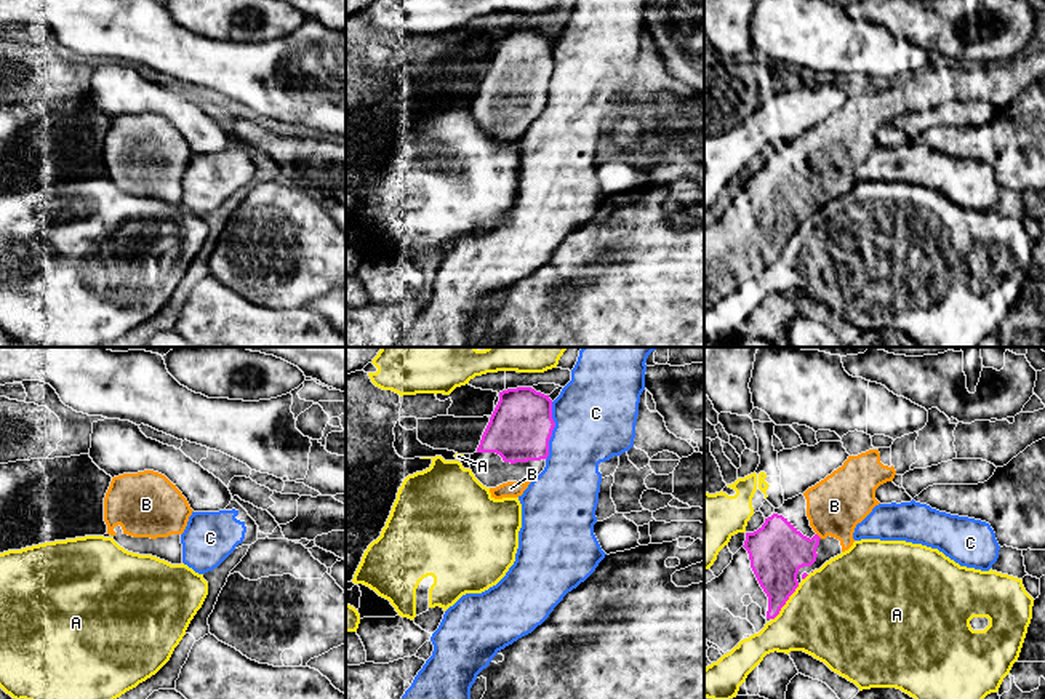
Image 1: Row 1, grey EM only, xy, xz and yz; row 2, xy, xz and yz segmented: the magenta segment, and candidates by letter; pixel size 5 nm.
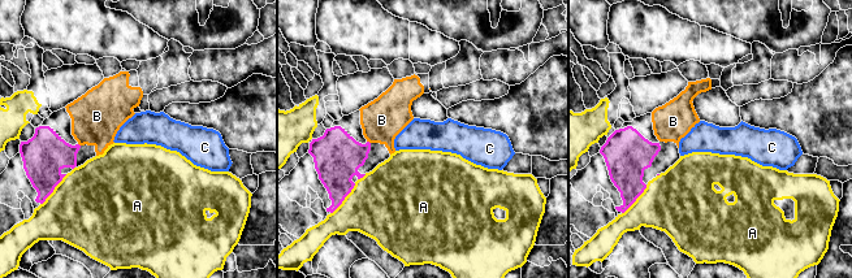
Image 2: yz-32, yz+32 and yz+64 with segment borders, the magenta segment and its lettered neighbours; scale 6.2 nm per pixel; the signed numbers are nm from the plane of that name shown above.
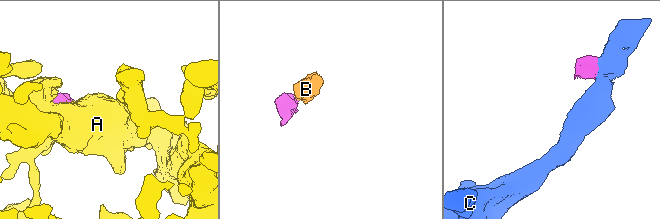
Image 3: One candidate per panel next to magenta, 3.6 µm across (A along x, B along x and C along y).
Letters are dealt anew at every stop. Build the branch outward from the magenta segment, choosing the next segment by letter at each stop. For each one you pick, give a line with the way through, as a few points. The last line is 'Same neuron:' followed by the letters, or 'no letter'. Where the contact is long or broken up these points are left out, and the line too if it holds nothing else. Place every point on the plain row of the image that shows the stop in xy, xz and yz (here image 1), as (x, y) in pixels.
Same neuron: B

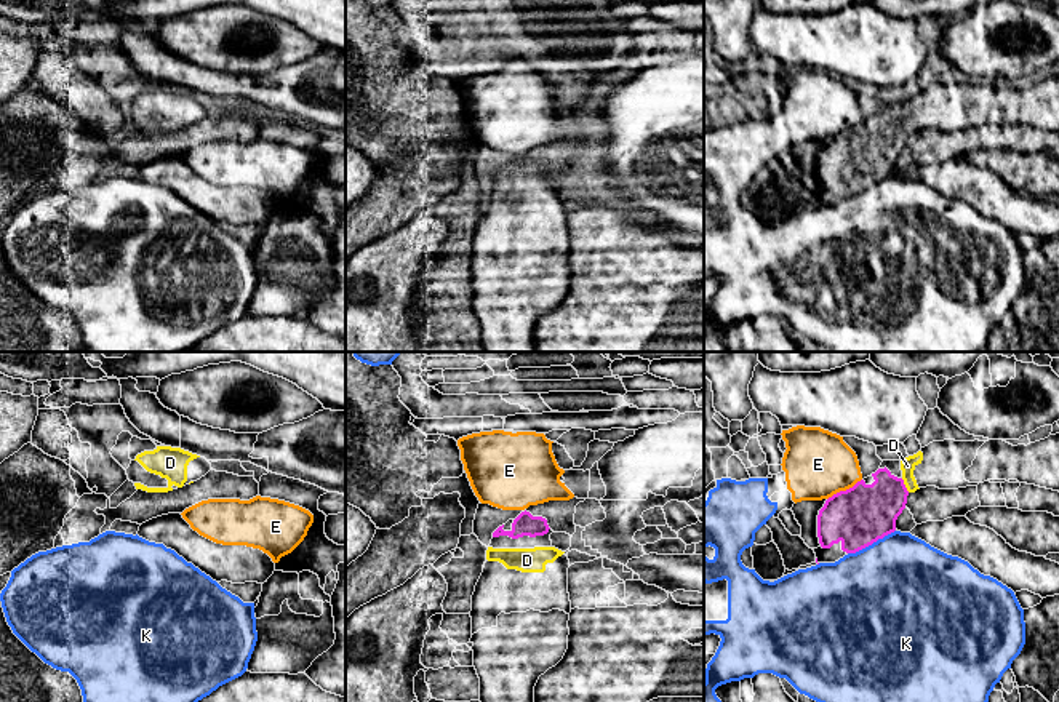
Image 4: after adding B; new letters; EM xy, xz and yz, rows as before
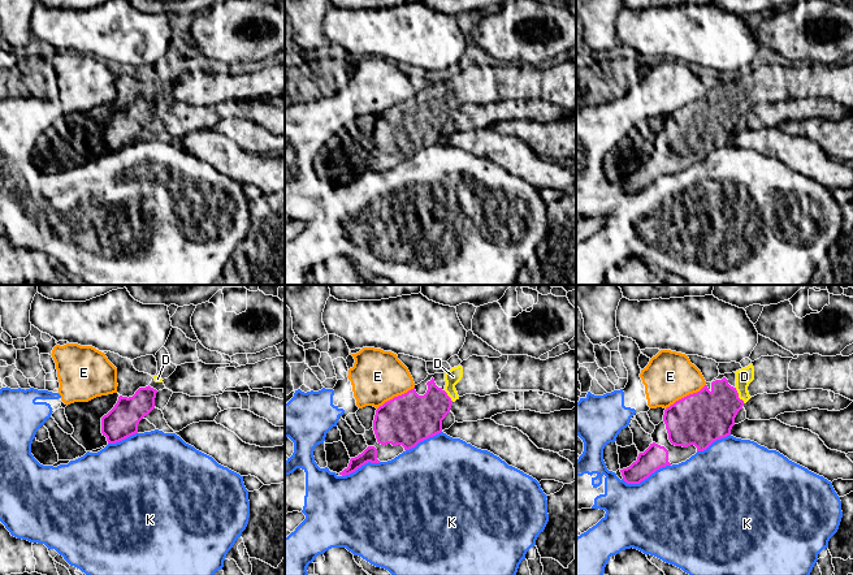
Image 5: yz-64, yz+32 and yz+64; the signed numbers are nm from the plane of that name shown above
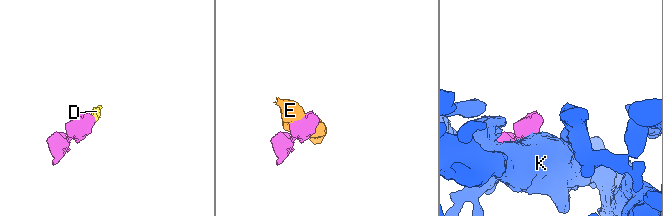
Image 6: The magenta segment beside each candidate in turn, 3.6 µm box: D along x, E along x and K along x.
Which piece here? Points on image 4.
D: Path across: yz (864, 155), (904, 127), (907, 107)
Same neuron: D

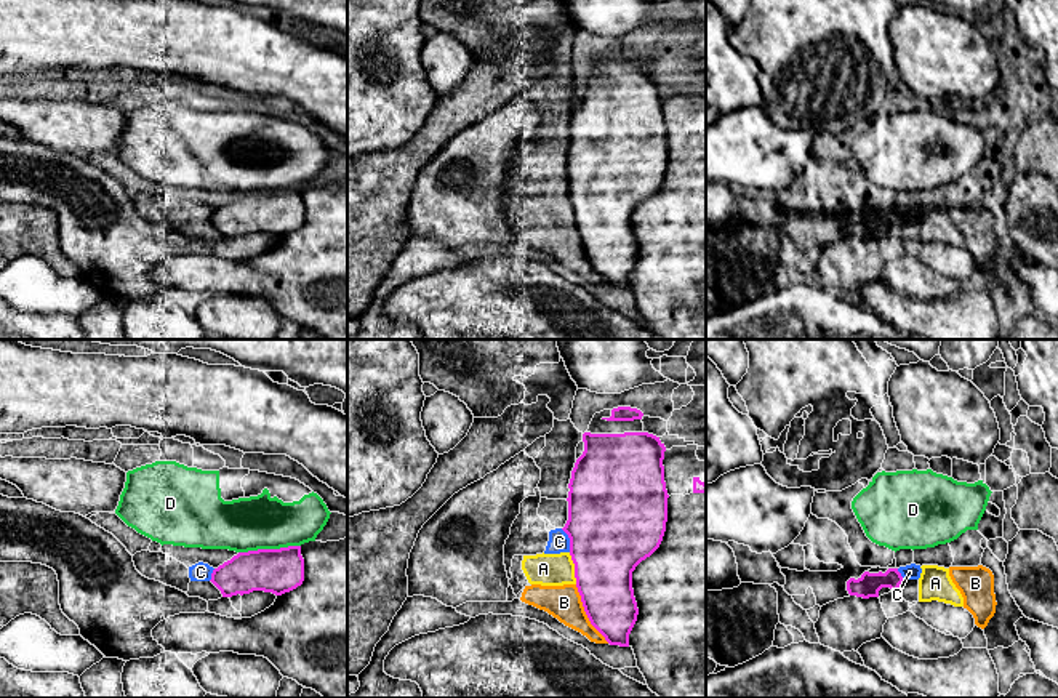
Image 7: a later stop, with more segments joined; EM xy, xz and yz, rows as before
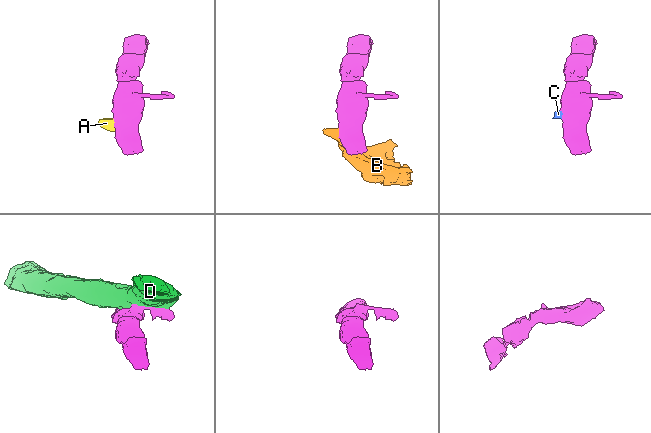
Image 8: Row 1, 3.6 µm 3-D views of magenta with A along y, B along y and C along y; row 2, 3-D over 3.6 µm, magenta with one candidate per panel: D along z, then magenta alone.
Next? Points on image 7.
Same neuron: no letter

